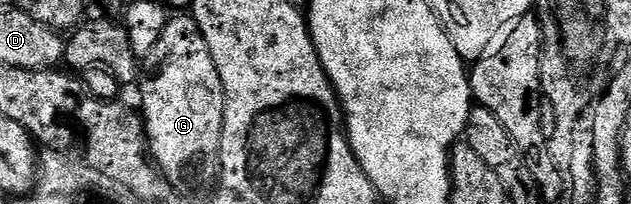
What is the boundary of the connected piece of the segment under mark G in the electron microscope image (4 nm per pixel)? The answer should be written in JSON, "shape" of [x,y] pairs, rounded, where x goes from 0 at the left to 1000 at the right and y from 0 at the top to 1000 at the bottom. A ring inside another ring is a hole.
{"shape":[[[306,78],[295,88],[271,83],[254,157],[246,225],[223,289],[222,304],[222,426],[225,500],[222,554],[225,593],[231,603],[231,691],[235,755],[242,809],[269,882],[281,882],[288,853],[288,828],[296,824],[306,784],[304,760],[314,750],[314,716],[326,696],[326,637],[333,618],[355,608],[355,529],[358,475],[349,392],[349,353],[342,353],[342,314],[336,294],[336,255],[330,255],[330,216],[317,157]]]}

